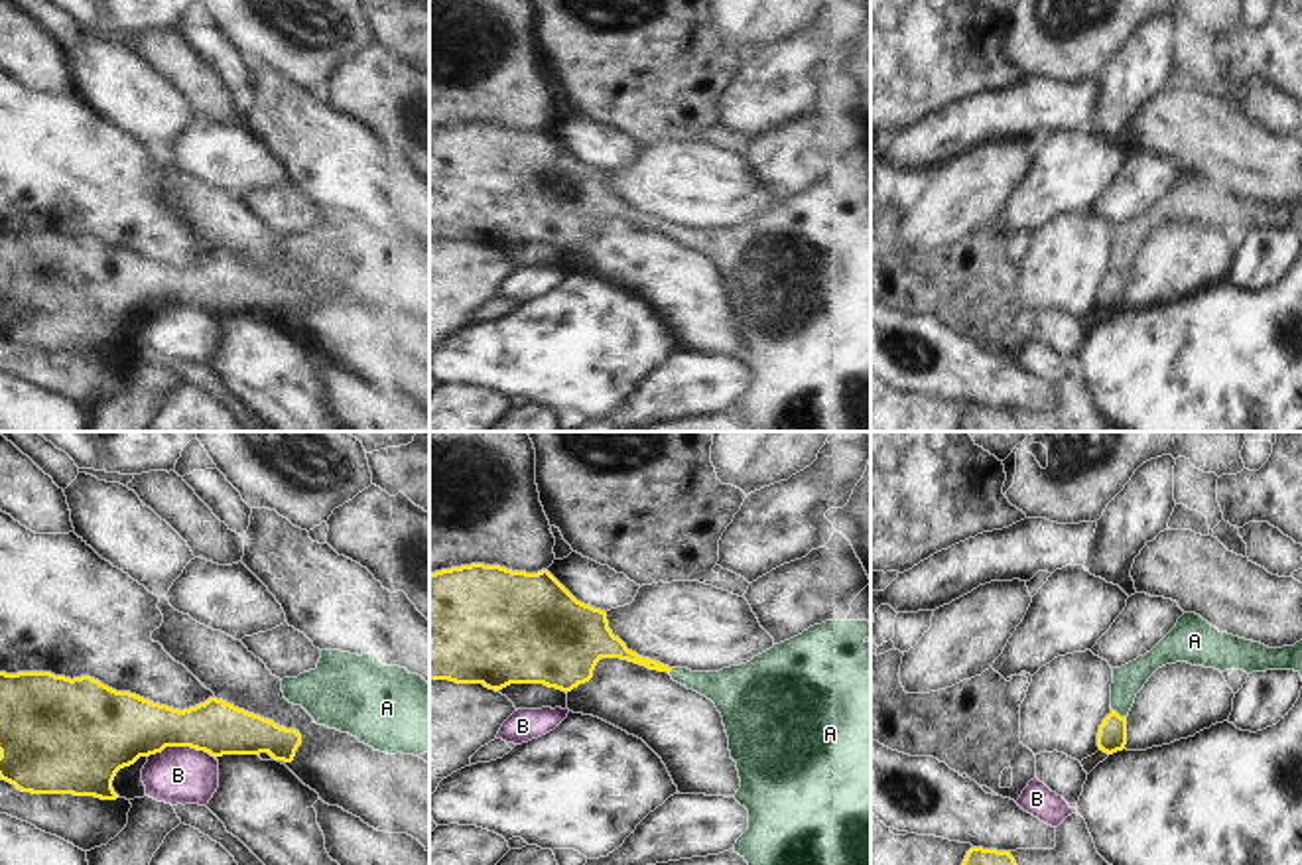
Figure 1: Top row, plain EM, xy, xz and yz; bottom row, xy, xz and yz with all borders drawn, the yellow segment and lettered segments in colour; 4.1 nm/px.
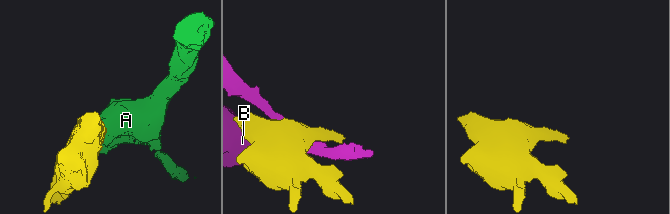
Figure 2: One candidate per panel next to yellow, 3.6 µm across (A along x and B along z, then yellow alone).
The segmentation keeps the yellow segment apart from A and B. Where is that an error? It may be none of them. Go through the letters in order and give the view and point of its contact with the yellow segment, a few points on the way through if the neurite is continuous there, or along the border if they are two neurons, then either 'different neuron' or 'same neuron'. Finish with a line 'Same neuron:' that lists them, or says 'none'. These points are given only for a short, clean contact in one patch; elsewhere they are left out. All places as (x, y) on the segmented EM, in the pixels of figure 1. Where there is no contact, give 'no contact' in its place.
A: meets yellow in yz at (1117, 714); runs through yz (1111, 737), (1117, 714), (1127, 680); same neuron
B: meets yellow in xy at (182, 745); different neuron
Same neuron: A

